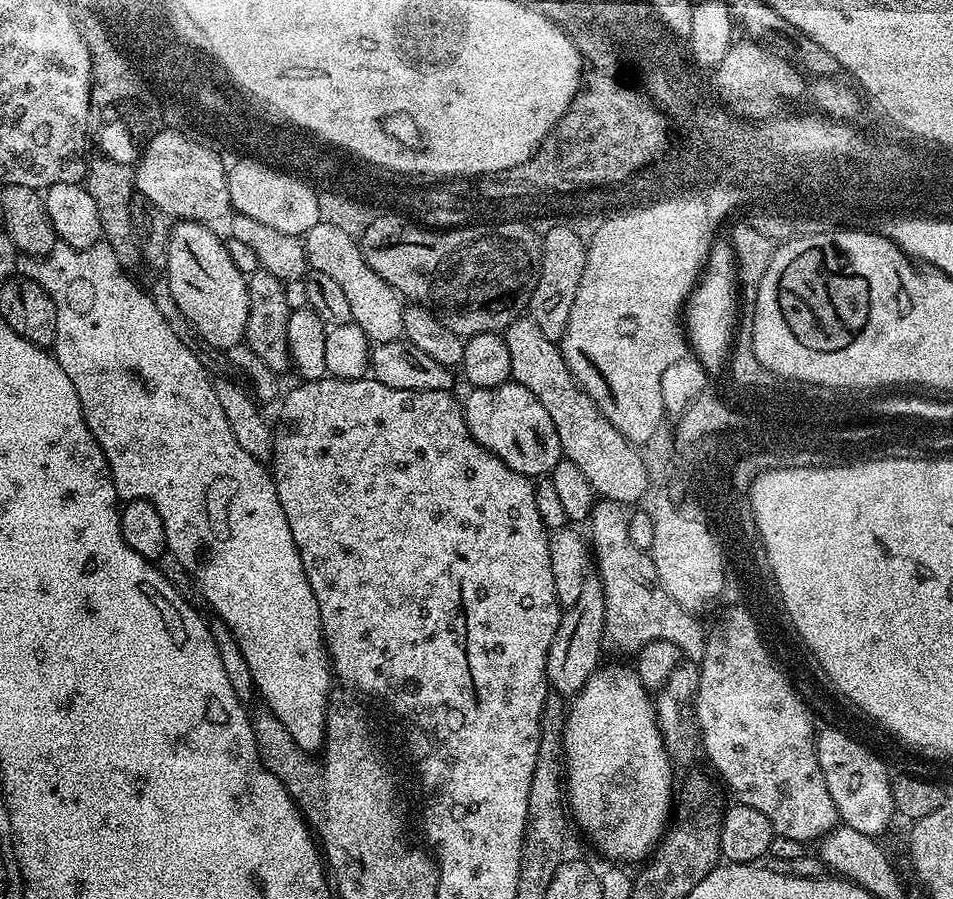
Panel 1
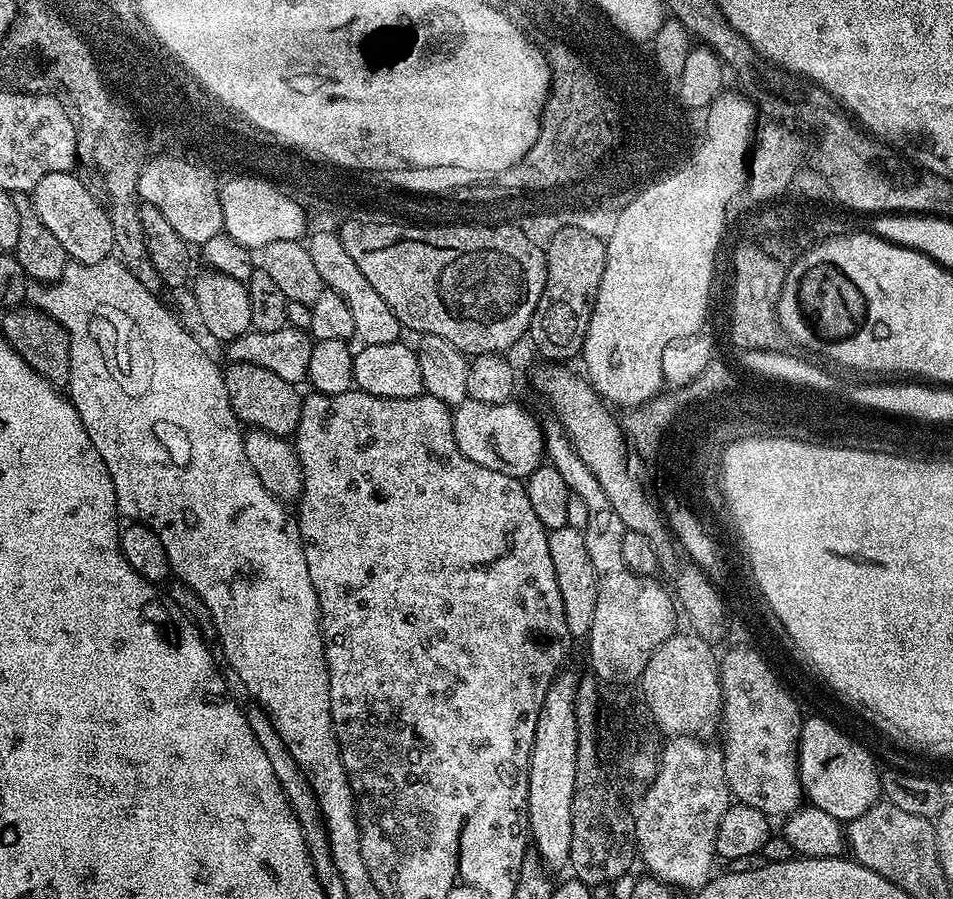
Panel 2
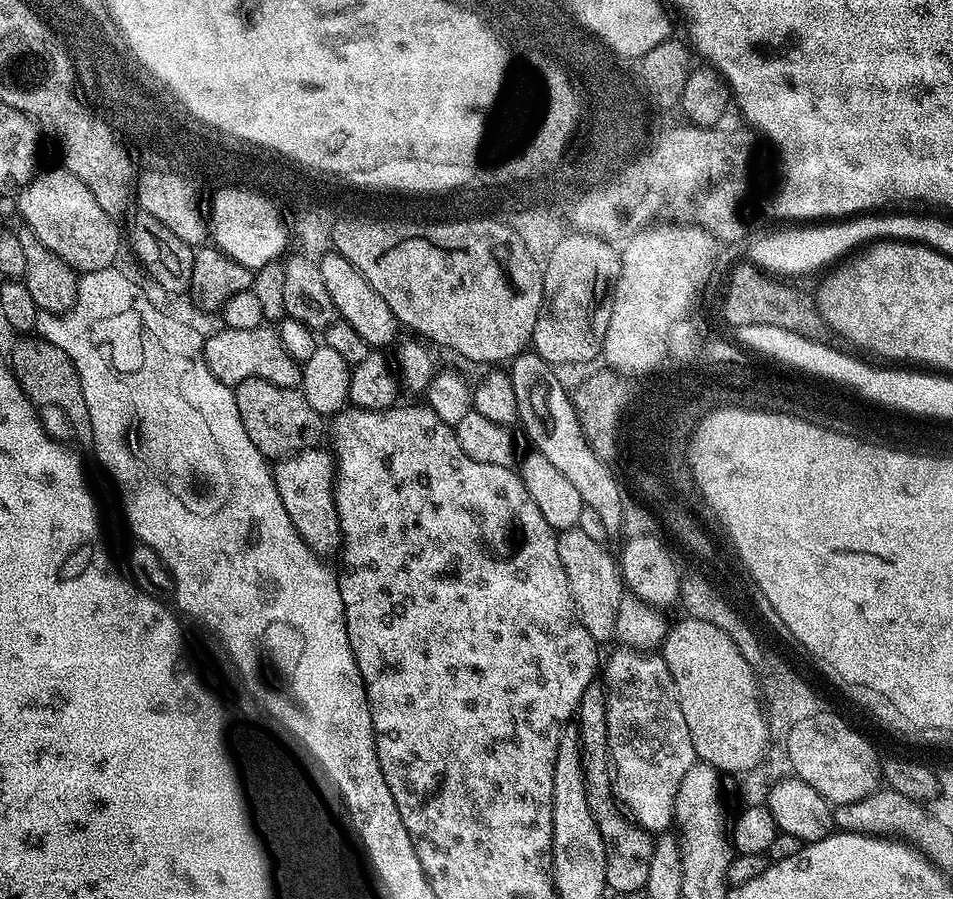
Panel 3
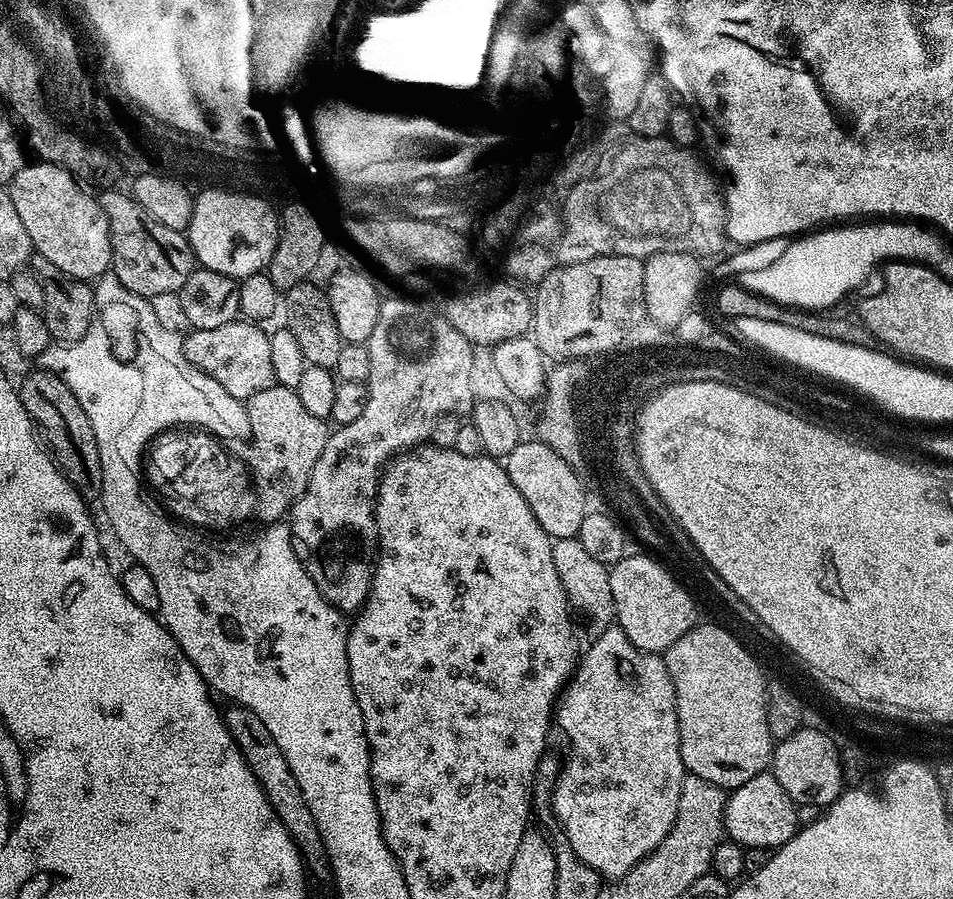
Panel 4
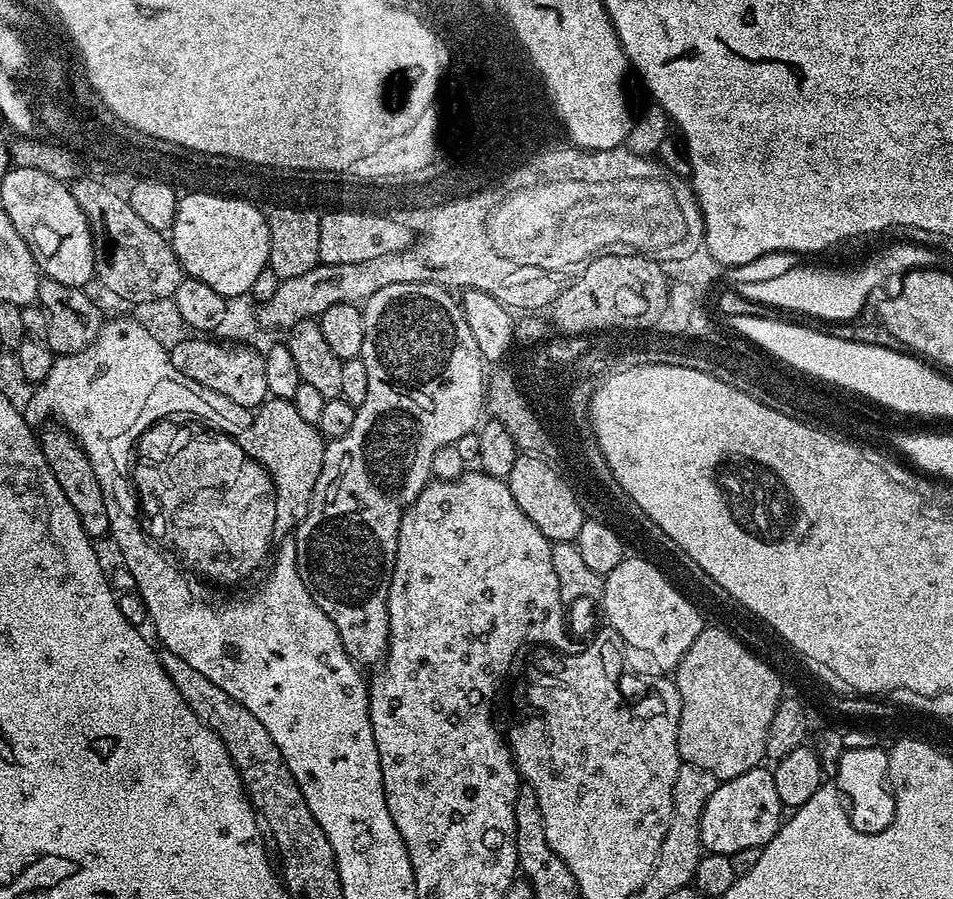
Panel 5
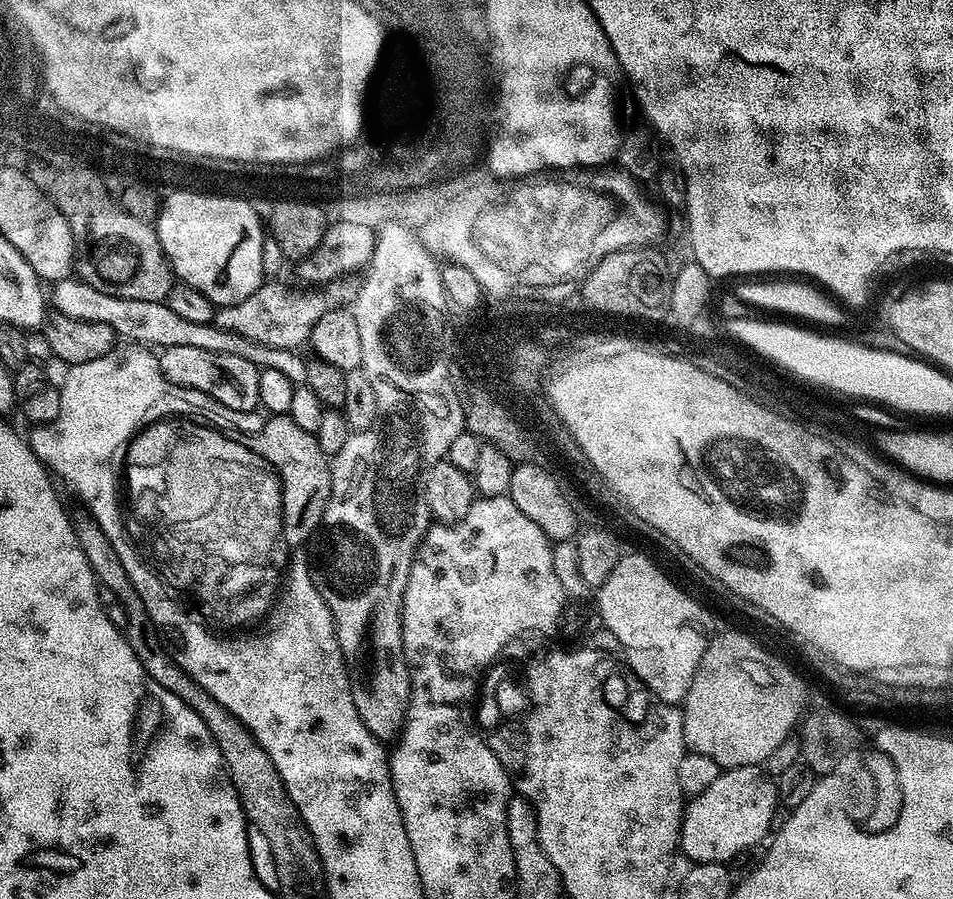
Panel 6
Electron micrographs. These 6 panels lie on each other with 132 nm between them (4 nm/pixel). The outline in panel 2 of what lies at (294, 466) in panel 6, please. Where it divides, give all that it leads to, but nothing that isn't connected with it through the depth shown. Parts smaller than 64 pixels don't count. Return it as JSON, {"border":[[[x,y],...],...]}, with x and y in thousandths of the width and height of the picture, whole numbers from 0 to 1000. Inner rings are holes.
{"border":[[[243,403],[238,407],[240,409],[234,410],[237,438],[253,473],[274,476],[285,485],[305,486],[311,479],[319,451],[316,433],[300,425],[300,420],[292,420],[292,416],[283,416],[283,412],[275,412],[275,407],[267,407],[262,403]]]}

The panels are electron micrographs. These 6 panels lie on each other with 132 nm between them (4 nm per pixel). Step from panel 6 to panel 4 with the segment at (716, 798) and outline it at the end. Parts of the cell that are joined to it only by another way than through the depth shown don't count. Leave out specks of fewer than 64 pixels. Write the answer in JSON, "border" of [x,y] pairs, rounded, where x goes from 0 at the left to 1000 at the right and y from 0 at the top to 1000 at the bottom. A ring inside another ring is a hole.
{"border":[[[804,858],[767,878],[760,897],[760,924],[765,935],[781,943],[813,945],[835,930],[835,902],[836,895],[827,887],[825,879],[821,879],[809,858]]]}

